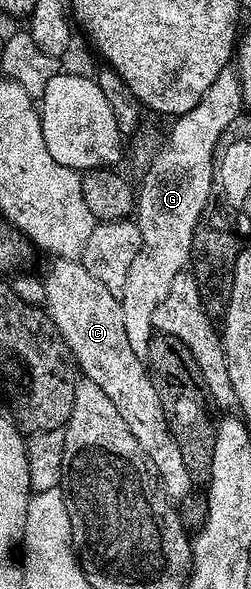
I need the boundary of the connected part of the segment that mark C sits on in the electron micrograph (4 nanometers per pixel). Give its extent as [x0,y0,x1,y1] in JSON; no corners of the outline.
[43,258,194,503]

